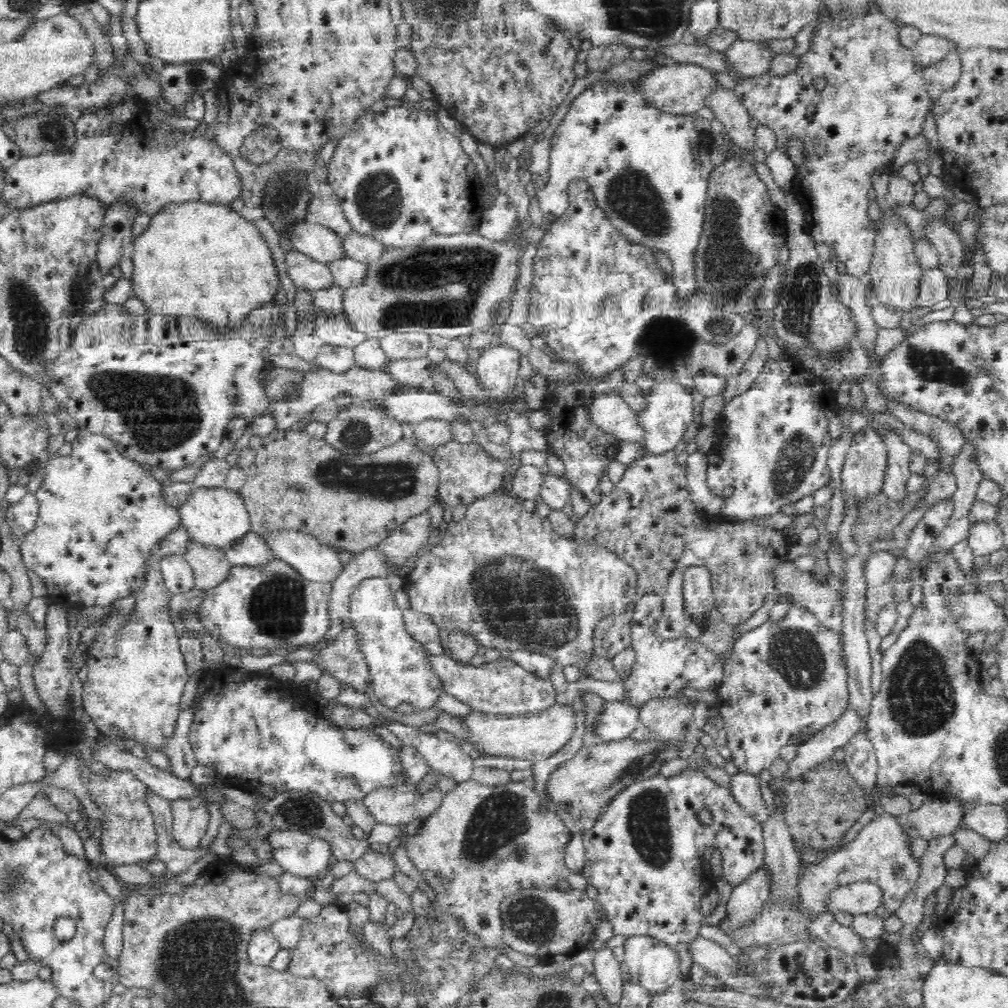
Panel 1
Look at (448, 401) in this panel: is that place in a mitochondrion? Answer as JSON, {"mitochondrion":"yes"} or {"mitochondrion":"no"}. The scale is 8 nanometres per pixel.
{"mitochondrion":"no"}

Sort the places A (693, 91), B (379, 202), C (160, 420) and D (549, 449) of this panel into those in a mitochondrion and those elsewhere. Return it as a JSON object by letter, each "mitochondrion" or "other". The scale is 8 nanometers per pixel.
{"A":"other","B":"mitochondrion","C":"mitochondrion","D":"other"}

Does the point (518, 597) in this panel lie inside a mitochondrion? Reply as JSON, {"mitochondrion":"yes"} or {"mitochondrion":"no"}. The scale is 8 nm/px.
{"mitochondrion":"yes"}

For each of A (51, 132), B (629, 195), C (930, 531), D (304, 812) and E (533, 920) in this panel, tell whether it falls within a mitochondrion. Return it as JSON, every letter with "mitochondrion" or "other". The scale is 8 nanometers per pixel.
{"A":"mitochondrion","B":"mitochondrion","C":"other","D":"mitochondrion","E":"mitochondrion"}

